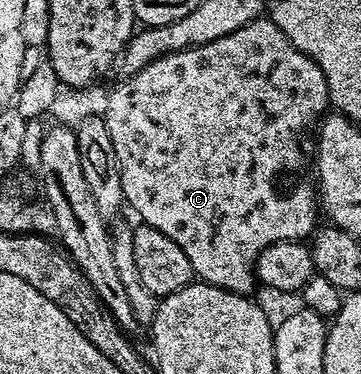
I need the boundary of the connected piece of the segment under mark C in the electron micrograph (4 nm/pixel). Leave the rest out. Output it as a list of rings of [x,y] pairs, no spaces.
[[[260,17],[236,32],[218,37],[208,44],[170,52],[123,81],[125,83],[120,83],[108,91],[109,105],[103,117],[106,129],[110,129],[110,141],[114,141],[114,147],[118,147],[120,151],[126,145],[134,145],[136,157],[158,157],[158,151],[164,151],[164,157],[168,157],[168,165],[164,167],[164,171],[158,171],[158,195],[160,195],[158,219],[164,219],[164,227],[160,231],[166,233],[170,241],[178,244],[182,248],[182,253],[186,253],[186,257],[190,257],[193,272],[203,282],[212,283],[227,291],[235,291],[237,295],[251,296],[252,286],[258,283],[258,264],[262,252],[275,243],[307,240],[318,227],[318,222],[316,223],[318,188],[310,174],[310,159],[306,149],[296,149],[290,145],[288,101],[278,101],[282,99],[284,93],[276,93],[272,87],[328,87],[322,69],[310,56],[298,50],[290,41],[290,37],[286,37],[286,33],[282,33],[282,29],[278,29],[278,25],[272,23],[271,18]]]

